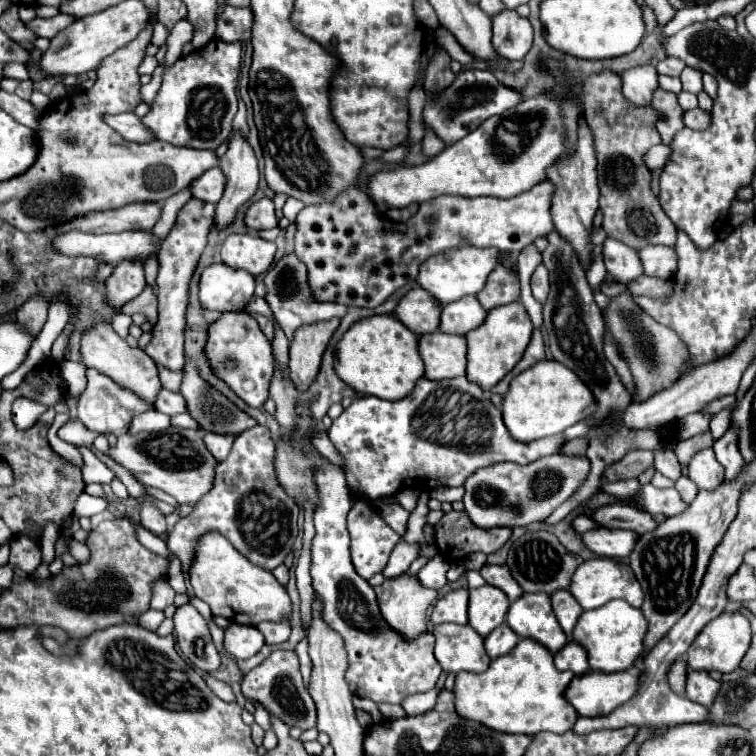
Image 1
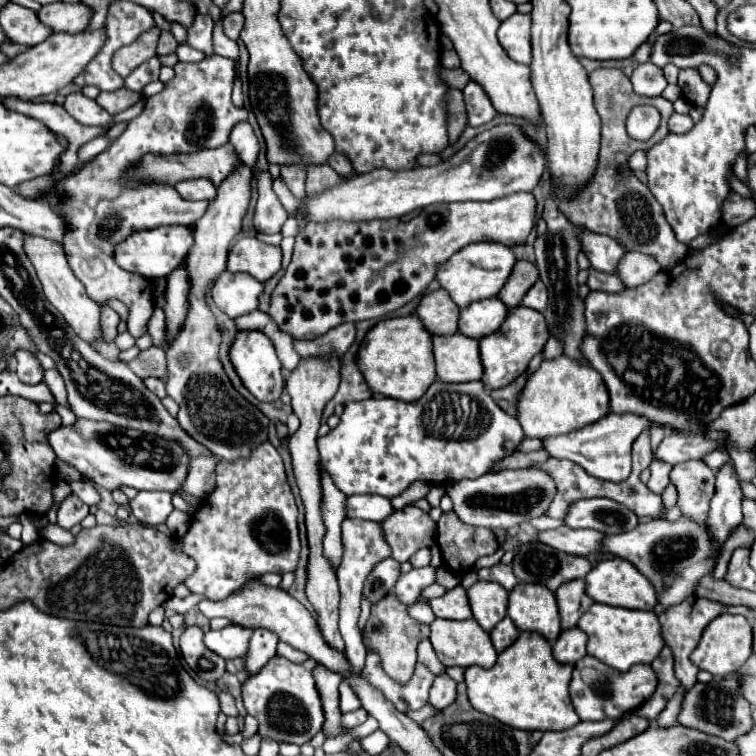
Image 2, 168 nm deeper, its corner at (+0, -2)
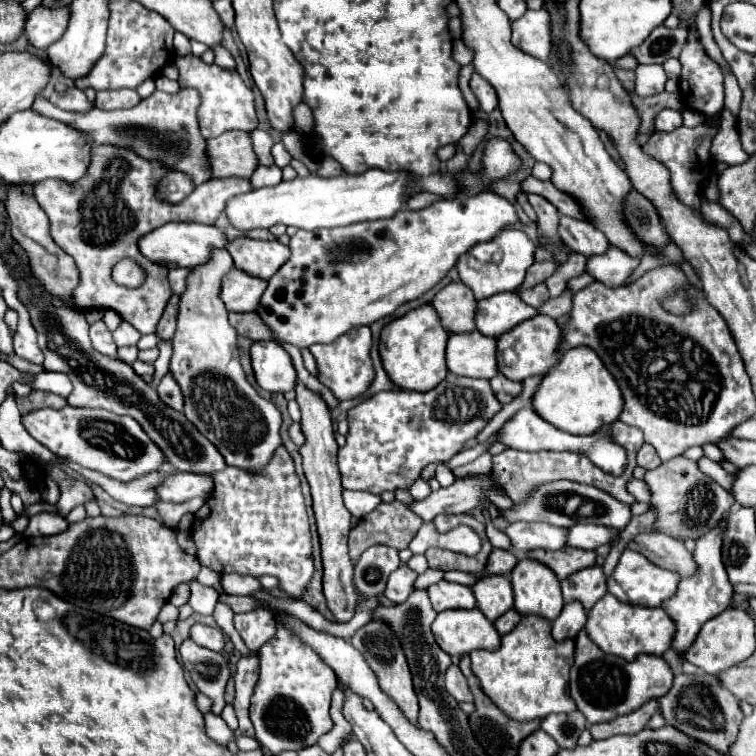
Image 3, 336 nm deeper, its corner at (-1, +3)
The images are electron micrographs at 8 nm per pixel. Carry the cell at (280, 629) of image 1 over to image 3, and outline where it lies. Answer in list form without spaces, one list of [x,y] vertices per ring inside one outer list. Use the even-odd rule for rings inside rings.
[[[242,657],[236,663],[236,677],[234,677],[234,685],[236,685],[236,699],[234,699],[234,709],[236,709],[236,717],[240,721],[240,731],[242,735],[254,737],[254,727],[252,721],[248,717],[248,707],[250,707],[250,697],[254,693],[254,685],[258,681],[258,657]]]

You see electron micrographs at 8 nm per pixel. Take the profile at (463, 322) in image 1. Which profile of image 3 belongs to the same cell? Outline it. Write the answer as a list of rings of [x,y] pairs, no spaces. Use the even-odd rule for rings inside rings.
[[[498,293],[498,297],[478,301],[476,329],[488,337],[500,337],[502,333],[536,315],[538,311],[522,303],[518,293]]]

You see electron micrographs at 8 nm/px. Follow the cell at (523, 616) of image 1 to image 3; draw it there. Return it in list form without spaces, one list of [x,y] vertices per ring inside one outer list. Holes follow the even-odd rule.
[[[520,559],[510,573],[514,589],[514,609],[522,615],[540,615],[554,621],[562,611],[564,599],[560,581],[552,569],[534,559]]]

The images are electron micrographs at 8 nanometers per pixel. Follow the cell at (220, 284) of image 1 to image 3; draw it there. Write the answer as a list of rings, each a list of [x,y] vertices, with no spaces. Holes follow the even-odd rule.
[[[232,267],[226,277],[222,277],[220,299],[230,311],[254,311],[266,291],[266,281],[252,277],[238,267]]]

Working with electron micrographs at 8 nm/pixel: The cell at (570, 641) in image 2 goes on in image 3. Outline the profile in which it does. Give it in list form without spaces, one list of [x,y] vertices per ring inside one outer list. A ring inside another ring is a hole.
[[[572,601],[572,603],[566,603],[562,613],[554,619],[552,623],[552,637],[556,641],[562,641],[562,639],[574,639],[576,633],[586,625],[586,609],[580,601]]]

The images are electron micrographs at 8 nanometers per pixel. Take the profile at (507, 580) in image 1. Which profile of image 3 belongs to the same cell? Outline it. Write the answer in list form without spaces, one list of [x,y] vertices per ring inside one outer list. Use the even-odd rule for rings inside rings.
[[[492,549],[486,571],[492,575],[510,575],[510,571],[516,567],[516,563],[518,563],[518,559],[510,551]]]

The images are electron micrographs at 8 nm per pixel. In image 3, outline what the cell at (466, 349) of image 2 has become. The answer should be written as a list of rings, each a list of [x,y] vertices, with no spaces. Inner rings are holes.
[[[478,331],[450,335],[446,347],[446,365],[450,373],[474,379],[492,379],[498,375],[496,339]]]

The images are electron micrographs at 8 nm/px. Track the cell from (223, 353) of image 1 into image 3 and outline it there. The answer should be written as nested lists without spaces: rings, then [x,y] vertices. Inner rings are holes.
[[[256,341],[250,349],[256,381],[270,393],[286,393],[298,383],[290,355],[276,341]]]

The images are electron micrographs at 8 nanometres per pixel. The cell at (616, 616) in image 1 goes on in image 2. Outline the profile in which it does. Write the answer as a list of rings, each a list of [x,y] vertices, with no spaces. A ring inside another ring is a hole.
[[[593,604],[577,626],[589,636],[587,654],[599,658],[601,662],[605,662],[607,666],[619,672],[625,672],[635,664],[651,664],[665,644],[661,638],[659,620],[653,612]]]

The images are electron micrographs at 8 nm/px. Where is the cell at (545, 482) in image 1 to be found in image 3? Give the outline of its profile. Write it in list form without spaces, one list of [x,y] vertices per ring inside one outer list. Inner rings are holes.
[[[486,475],[456,479],[448,489],[432,491],[426,499],[412,501],[408,507],[424,523],[430,523],[440,513],[468,513],[482,505],[484,489],[496,487]]]

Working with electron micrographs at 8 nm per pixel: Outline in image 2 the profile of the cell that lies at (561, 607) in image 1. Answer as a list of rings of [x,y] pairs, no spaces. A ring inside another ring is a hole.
[[[573,580],[563,584],[557,592],[557,606],[559,606],[559,614],[561,614],[561,628],[573,628],[577,626],[579,618],[591,608],[593,600],[589,600],[589,596],[585,594],[585,582],[583,580]]]

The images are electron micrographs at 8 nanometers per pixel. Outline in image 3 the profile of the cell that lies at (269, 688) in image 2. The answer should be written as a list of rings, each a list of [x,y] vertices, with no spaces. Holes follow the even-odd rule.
[[[282,623],[276,627],[276,635],[258,649],[258,659],[260,659],[260,679],[254,689],[252,701],[250,701],[250,719],[256,729],[258,741],[264,745],[264,749],[272,751],[274,755],[282,751],[300,751],[304,747],[316,745],[320,735],[328,733],[332,729],[332,719],[330,719],[330,697],[332,691],[336,689],[336,673],[318,657],[318,653],[306,643],[296,633],[290,633],[290,629]]]

